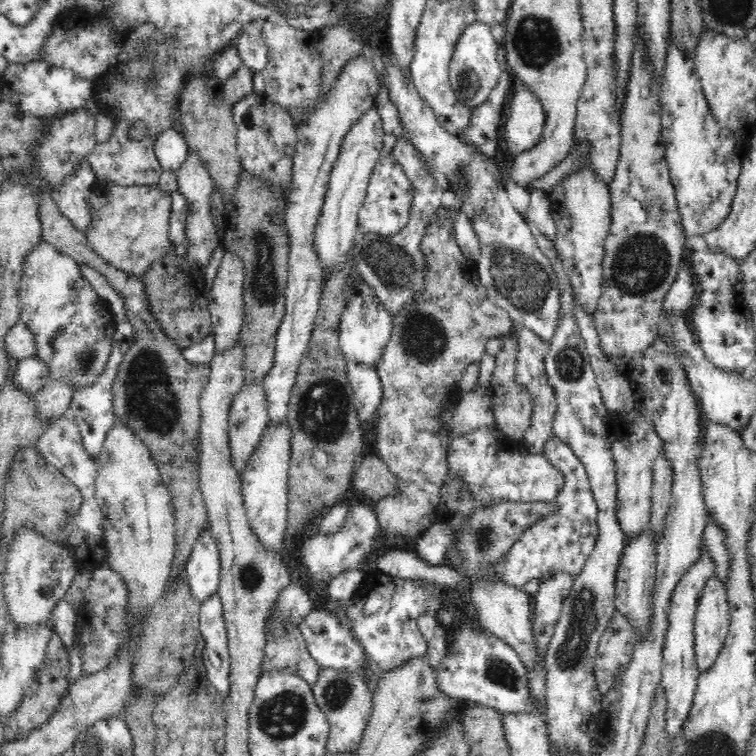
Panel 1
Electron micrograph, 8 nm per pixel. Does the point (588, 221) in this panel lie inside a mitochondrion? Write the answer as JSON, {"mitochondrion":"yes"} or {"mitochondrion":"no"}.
{"mitochondrion":"no"}

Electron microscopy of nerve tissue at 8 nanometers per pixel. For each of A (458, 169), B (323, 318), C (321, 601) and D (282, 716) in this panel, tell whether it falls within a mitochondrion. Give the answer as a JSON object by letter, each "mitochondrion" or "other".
{"A":"mitochondrion","B":"other","C":"other","D":"mitochondrion"}

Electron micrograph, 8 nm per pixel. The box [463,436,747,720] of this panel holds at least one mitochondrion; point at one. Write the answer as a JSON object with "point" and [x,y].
{"point":[584,618]}

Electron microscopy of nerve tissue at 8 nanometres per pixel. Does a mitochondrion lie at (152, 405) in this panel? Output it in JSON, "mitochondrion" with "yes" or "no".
{"mitochondrion":"yes"}

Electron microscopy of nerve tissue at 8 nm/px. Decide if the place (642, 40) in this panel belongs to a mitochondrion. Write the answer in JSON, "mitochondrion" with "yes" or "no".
{"mitochondrion":"no"}

